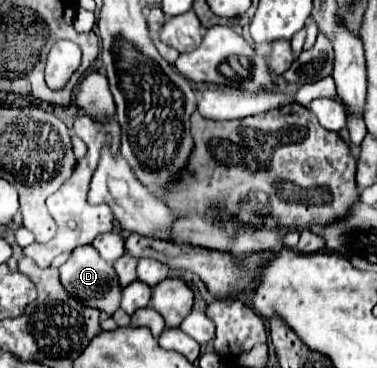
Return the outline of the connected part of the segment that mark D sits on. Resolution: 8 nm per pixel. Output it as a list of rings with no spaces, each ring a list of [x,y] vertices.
[[[78,246],[72,252],[72,256],[68,258],[68,262],[60,266],[60,282],[80,302],[84,302],[86,306],[98,308],[98,310],[106,312],[108,316],[112,316],[120,308],[122,288],[120,288],[118,276],[114,272],[112,264],[108,264],[106,260],[102,260],[100,254],[92,246]]]

